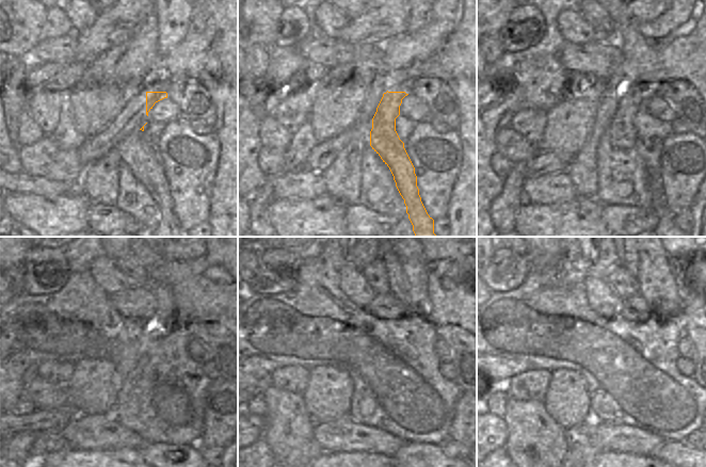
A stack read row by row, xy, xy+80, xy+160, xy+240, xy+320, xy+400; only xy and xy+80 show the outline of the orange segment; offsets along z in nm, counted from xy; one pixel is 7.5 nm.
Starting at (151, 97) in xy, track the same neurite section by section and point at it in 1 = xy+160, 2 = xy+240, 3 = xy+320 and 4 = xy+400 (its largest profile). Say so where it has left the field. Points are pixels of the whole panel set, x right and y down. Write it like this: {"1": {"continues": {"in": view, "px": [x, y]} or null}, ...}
{"1": {"continues": {"in": "xy+160", "px": [622, 130]}}, "2": {"continues": {"in": "xy+240", "px": [165, 317]}}, "3": {"continues": {"in": "xy+320", "px": [399, 286]}}, "4": {"continues": {"in": "xy+400", "px": [628, 258]}}}

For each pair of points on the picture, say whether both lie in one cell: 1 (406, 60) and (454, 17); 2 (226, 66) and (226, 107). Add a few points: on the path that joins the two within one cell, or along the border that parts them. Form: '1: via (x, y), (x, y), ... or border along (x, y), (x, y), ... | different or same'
1: via (418, 53), (443, 29) | same
2: via (212, 66), (207, 74), (224, 93) | same

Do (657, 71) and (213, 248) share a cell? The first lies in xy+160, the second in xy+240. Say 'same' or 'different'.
same

